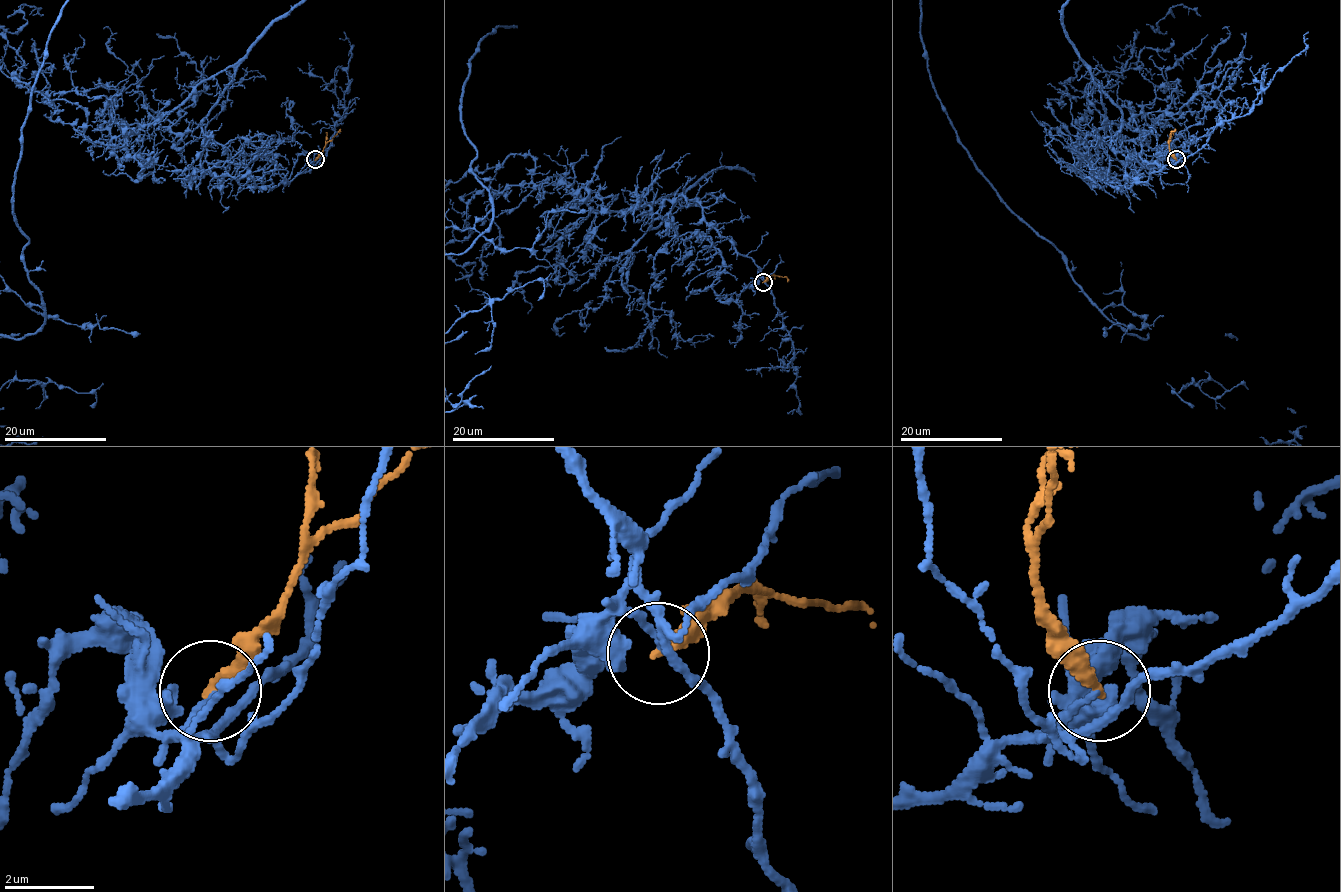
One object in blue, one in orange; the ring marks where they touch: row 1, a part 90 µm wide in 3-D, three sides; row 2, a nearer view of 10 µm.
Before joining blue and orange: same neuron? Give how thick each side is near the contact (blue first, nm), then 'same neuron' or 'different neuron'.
calibres 120 and 300 nm; different neuron

